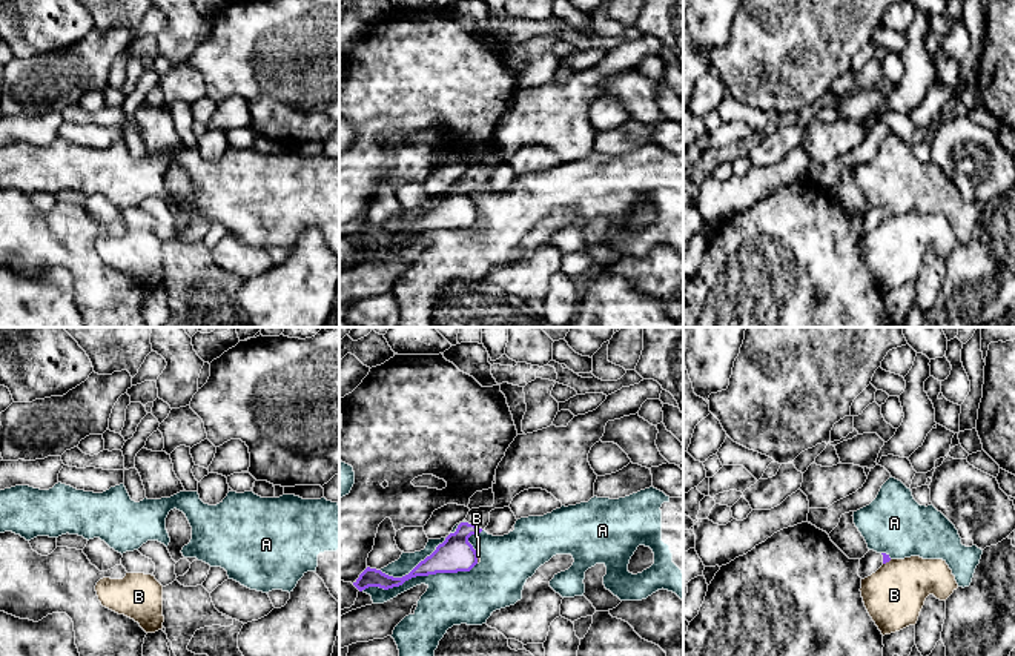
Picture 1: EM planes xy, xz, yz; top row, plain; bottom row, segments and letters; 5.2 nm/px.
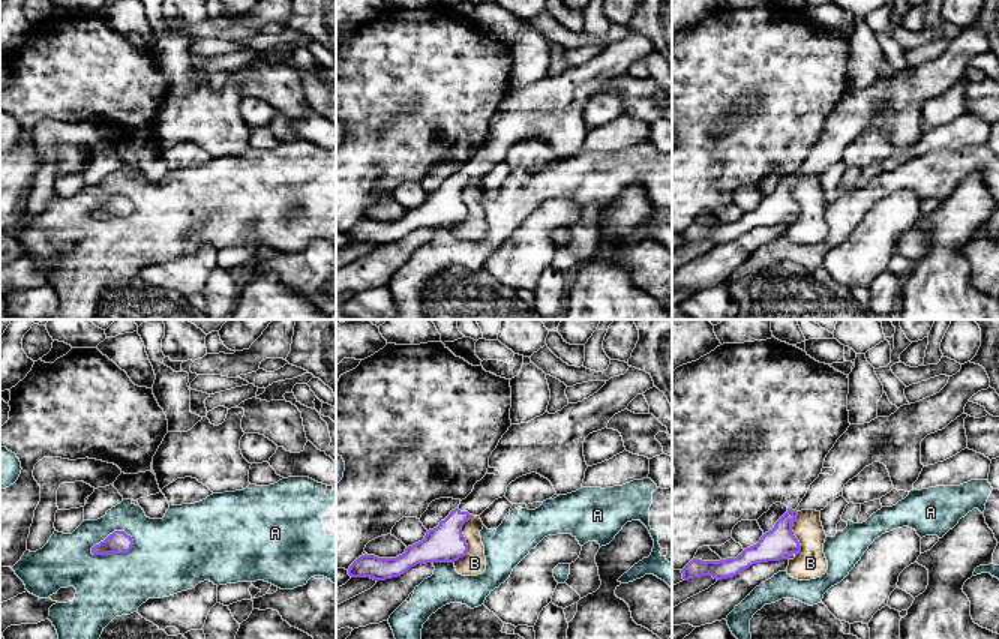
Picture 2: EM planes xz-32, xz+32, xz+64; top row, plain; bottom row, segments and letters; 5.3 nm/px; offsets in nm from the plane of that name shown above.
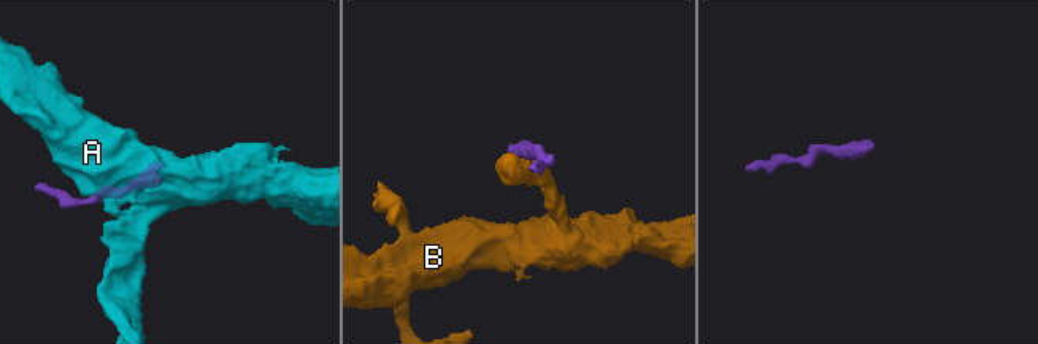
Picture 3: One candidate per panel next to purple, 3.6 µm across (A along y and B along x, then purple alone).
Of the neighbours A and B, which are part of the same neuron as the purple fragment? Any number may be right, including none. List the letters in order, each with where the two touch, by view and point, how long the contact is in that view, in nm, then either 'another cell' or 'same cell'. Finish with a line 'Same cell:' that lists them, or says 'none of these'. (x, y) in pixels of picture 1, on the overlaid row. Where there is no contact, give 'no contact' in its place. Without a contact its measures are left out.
A: contact xz (418, 575); length 650 nm; another cell
B: contact xz (476, 559); length 50 nm; another cell
Same cell: none of these

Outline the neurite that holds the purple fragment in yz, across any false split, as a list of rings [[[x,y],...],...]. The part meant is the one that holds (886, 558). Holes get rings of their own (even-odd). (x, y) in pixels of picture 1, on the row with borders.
[[[869,550],[861,559],[860,559],[860,568],[858,576],[861,579],[871,576],[875,573],[883,564],[889,562],[891,558],[886,553],[877,553],[874,550]]]

